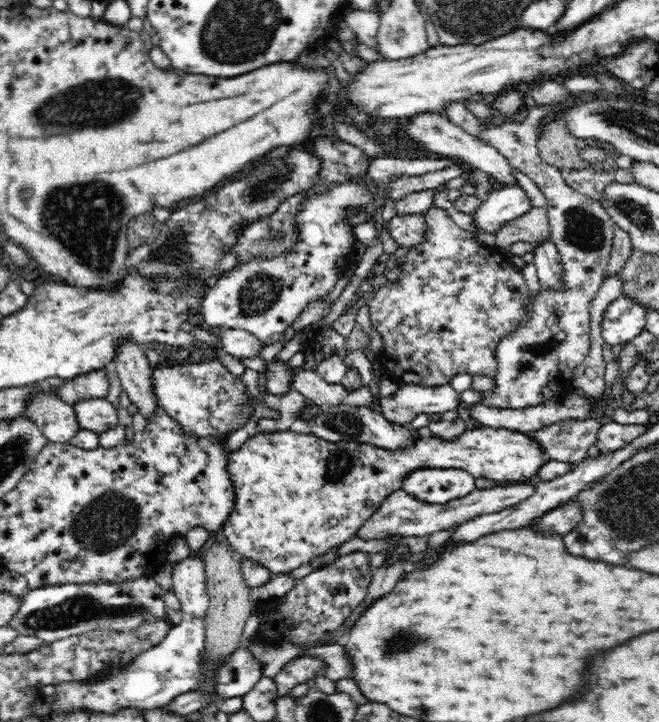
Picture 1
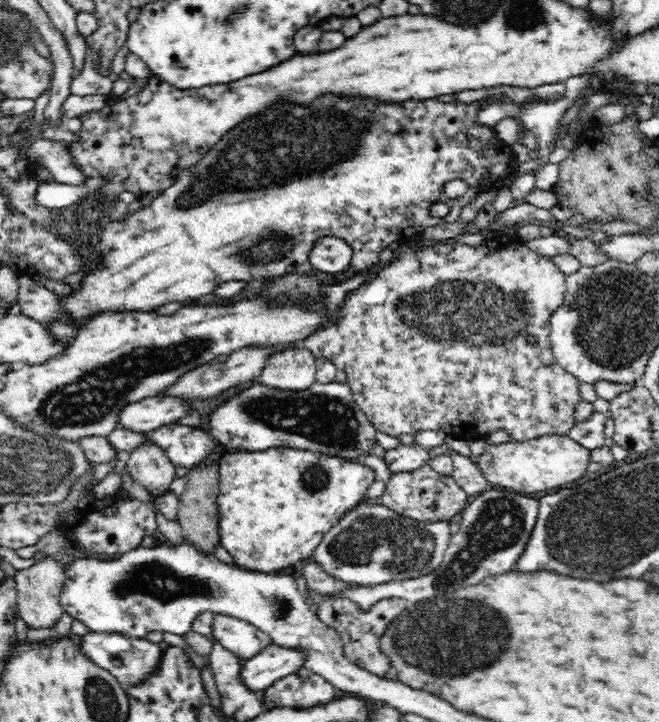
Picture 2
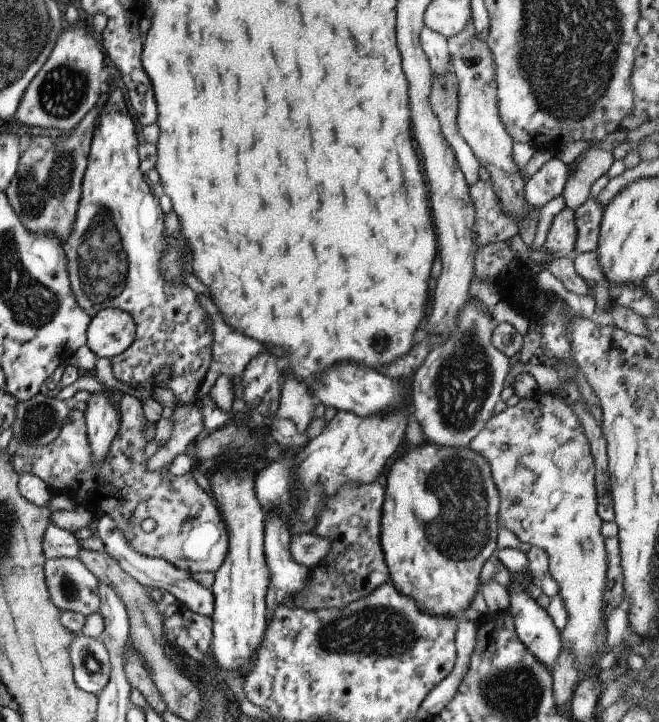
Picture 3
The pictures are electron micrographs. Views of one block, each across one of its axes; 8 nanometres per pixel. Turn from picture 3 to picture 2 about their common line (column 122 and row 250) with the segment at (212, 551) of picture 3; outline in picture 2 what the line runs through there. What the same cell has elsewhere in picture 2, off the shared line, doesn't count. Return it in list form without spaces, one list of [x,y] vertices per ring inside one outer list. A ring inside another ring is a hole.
[[[518,234],[512,236],[504,235],[488,238],[478,246],[458,243],[457,241],[449,244],[443,242],[426,243],[416,242],[400,245],[394,259],[379,269],[376,278],[372,278],[368,284],[360,286],[354,290],[348,300],[344,302],[340,314],[337,314],[331,321],[326,321],[316,334],[306,338],[301,345],[291,344],[290,346],[270,346],[270,348],[261,348],[260,346],[248,346],[240,350],[231,352],[224,362],[210,362],[206,365],[197,366],[194,370],[182,374],[178,381],[174,382],[170,388],[164,390],[162,394],[183,398],[183,400],[193,403],[196,400],[212,398],[232,386],[238,386],[248,380],[258,380],[263,366],[266,366],[266,358],[282,348],[300,348],[308,349],[315,358],[327,358],[331,360],[340,370],[347,374],[347,383],[351,388],[354,402],[370,422],[376,427],[376,430],[385,432],[394,438],[402,434],[416,436],[417,432],[422,430],[440,430],[448,436],[458,440],[476,440],[476,438],[485,438],[492,434],[494,430],[504,430],[509,434],[510,442],[522,442],[532,440],[546,434],[566,435],[572,426],[576,426],[574,412],[576,405],[581,401],[580,382],[567,370],[564,370],[556,361],[553,350],[549,342],[550,316],[556,313],[561,306],[564,294],[566,293],[566,279],[564,275],[552,261],[551,256],[542,256],[528,247],[527,242],[522,240]],[[527,335],[532,335],[536,339],[535,345],[529,345],[526,339]]]

